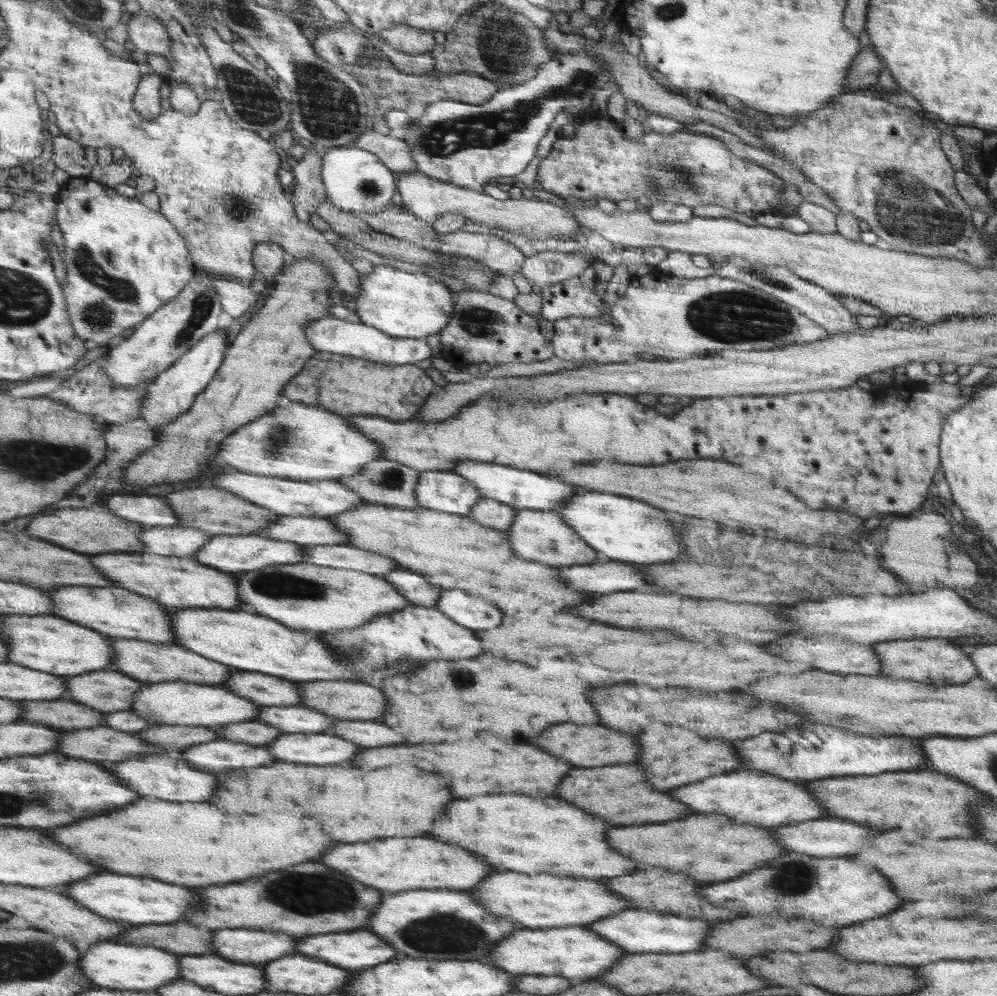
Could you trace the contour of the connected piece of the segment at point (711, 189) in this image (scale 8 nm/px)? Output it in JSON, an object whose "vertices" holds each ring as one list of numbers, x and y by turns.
{"vertices":[[596,118,590,126,590,120,576,126,575,134,563,136,553,144,551,152,540,161,537,169,537,180,545,192,551,192,558,198,573,197,577,200,594,202,598,200,609,200,620,202,620,200,637,199,639,196,647,196,654,203,672,202,672,204,684,204,691,209,696,206,724,206,732,212,742,212,746,215,760,213,774,214,798,214,798,206,782,206,782,187,784,181,774,176,774,188,772,188,772,172,768,167,762,168,758,163,749,159,742,160,735,155,729,147,725,146,722,139,714,138,712,134,690,132,672,132,669,135,654,132,647,129,645,135,640,138,630,138,623,133,619,124,611,119,608,138,604,138,604,118]]}

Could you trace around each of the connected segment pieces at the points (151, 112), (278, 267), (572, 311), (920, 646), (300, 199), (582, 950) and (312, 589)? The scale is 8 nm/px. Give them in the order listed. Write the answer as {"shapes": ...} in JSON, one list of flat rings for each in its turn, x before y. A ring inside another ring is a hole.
{"shapes":[[[156,73,143,77,133,102,137,112,144,119,157,120,166,113,164,106,162,106,162,92,160,92,164,81,166,78]],[[266,241,256,246,252,260,256,272,266,279,266,284,271,284,293,257,285,253,279,244]],[[586,266,578,276,541,289,540,317,556,321,570,316,598,318,604,314,602,299,595,293,598,279,594,267]],[[947,638,884,641,874,643,872,649,878,653,884,676,892,676,892,678,906,678,906,680,930,682,936,686,950,686,950,684,968,682,970,678,978,677,980,673,972,657]],[[307,148,299,161,294,161,292,174,295,184,291,188,291,197,296,207,296,215,302,222,308,223,316,208,326,199,326,189,322,183,323,158,314,148]],[[576,925,550,930,520,930,518,934,512,934,494,946,483,961,492,962,516,976,560,975,564,978,585,980,608,972,628,954,624,947,604,939,588,926]],[[308,562,268,565,240,575,243,611,278,619,286,626,317,634,328,630,354,630,373,621,380,614,392,614,410,605,388,579,350,569,316,566]]]}

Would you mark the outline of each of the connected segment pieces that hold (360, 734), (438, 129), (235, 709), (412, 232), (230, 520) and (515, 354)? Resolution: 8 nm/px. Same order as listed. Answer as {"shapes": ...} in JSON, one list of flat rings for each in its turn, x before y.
{"shapes":[[[339,720,334,727,330,727,325,732,334,733,342,738,350,738,356,744,362,746,392,746,392,744,406,744,404,736,396,734,390,726,382,722,372,722,372,720]],[[588,49,580,53,564,53,542,64,532,80,498,88,494,96,481,105,452,98,429,104,420,118,413,118,415,122,408,128,394,130,392,135,406,141,412,159,416,163,417,172,461,187,482,190,484,182,490,178,496,180,498,176,520,174,534,158,538,142,544,138,544,134,548,132,548,124,556,118,558,112,566,106,587,110,596,90,604,88,604,84,612,80,614,80,612,73,604,67,604,63,595,52,590,52]],[[178,681,148,683,142,692,136,694,136,700,130,709,140,712,146,719,156,720,157,725,218,728,238,722,254,721,261,710,261,705,242,697,228,687]],[[389,206,388,209,378,213,361,213,360,211,351,213,378,232,411,241,424,249,432,248,434,240,438,240,437,232,431,223,419,219,403,206]],[[220,487,194,488,194,490,182,490,176,494,166,496,170,505,173,506,177,516,181,519,184,527,202,528,204,531,218,535,249,535,258,533,278,521,282,516,268,508,258,506]],[[462,291,457,294,453,320,442,329,440,342,440,356,460,369,482,362,494,367,500,363,528,363,554,356,552,343,540,332,537,316,520,310,514,301,486,291]]]}

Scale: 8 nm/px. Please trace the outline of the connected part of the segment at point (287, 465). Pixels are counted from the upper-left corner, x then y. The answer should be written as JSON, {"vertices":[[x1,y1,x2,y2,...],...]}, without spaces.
{"vertices":[[292,404,292,406,277,407,270,412,258,417,257,420,241,426,238,432,234,432,234,438,228,438,224,442,224,448,217,457,226,460,230,467,239,472,261,475,264,477,277,477,294,481,322,481,327,479,342,479,362,473,362,469,370,462,385,459,385,451,378,441,366,436,360,429,346,422,346,418,322,408,322,406,304,406,304,404]]}

